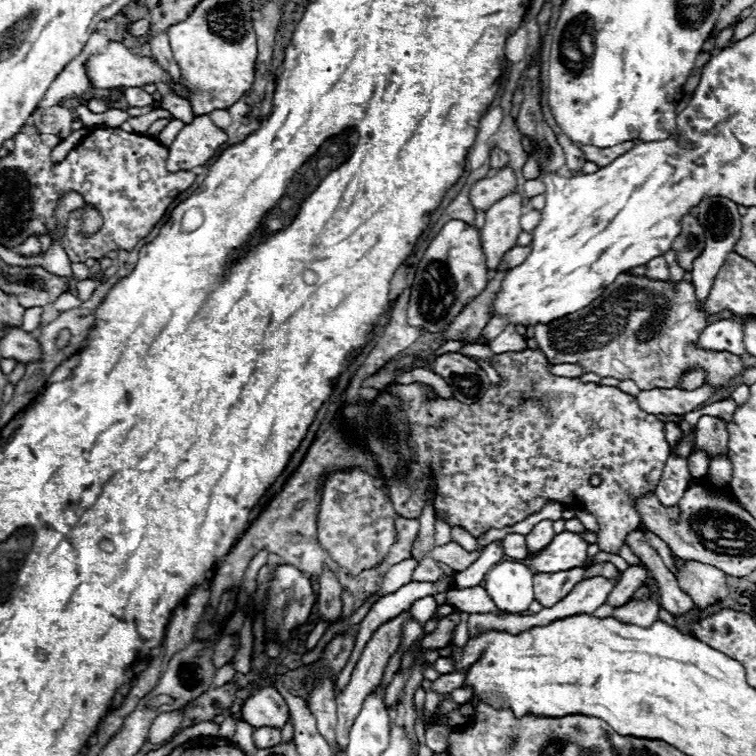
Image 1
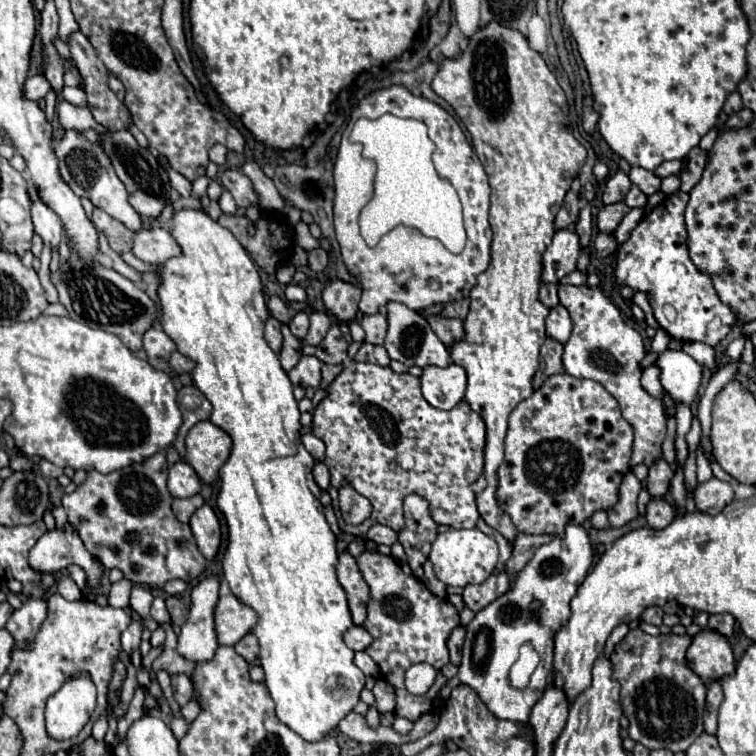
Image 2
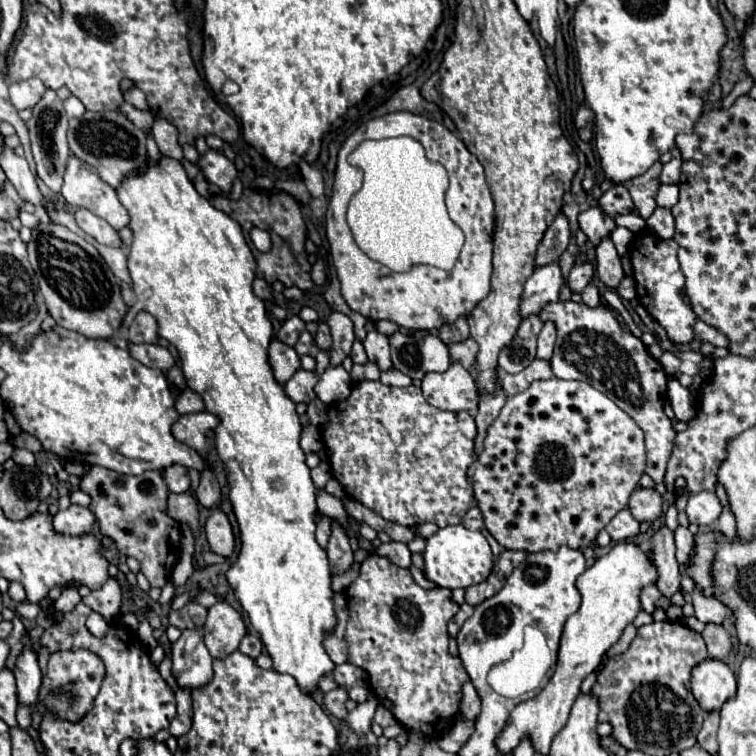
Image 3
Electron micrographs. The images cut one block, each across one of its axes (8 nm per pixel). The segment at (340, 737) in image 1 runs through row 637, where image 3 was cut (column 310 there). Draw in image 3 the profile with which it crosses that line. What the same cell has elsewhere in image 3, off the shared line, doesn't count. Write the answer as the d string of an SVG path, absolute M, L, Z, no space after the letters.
M298 370L286 384L284 384L284 390L286 390L286 396L294 402L294 404L308 404L316 398L314 394L314 386L318 382L318 376L314 372L308 372L308 370Z

